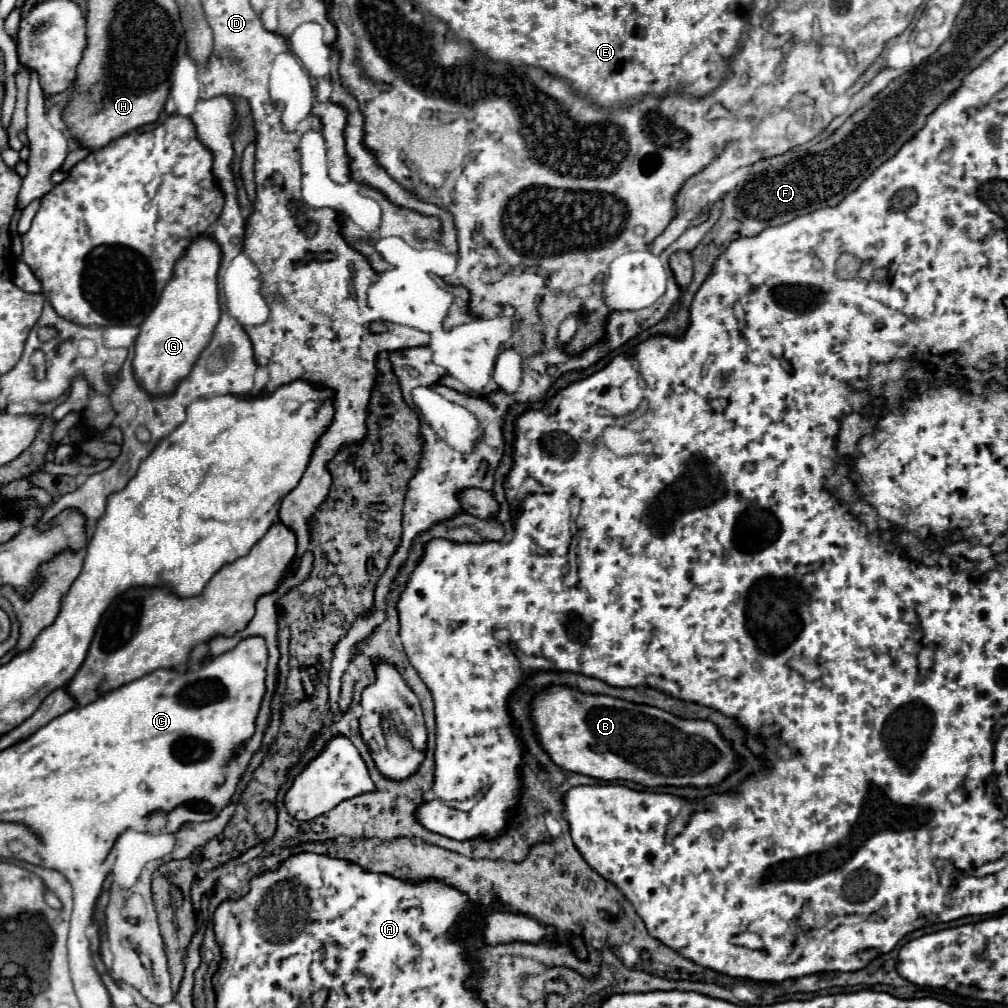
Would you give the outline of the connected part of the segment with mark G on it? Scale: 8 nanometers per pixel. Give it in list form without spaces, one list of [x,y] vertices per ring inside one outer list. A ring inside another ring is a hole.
[[[201,234],[193,238],[185,254],[177,260],[173,278],[167,282],[157,306],[141,324],[141,332],[135,340],[133,370],[149,394],[161,396],[173,392],[177,380],[191,372],[197,356],[205,344],[209,344],[213,328],[221,316],[217,292],[217,270],[221,258],[221,248],[211,236]]]

